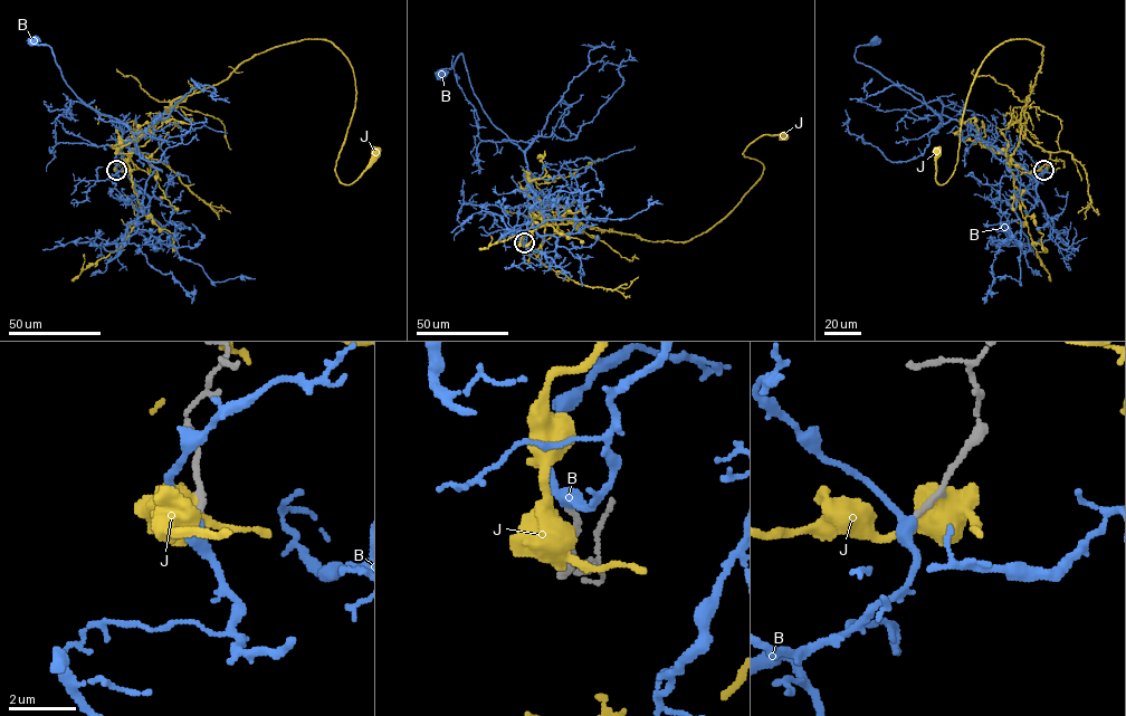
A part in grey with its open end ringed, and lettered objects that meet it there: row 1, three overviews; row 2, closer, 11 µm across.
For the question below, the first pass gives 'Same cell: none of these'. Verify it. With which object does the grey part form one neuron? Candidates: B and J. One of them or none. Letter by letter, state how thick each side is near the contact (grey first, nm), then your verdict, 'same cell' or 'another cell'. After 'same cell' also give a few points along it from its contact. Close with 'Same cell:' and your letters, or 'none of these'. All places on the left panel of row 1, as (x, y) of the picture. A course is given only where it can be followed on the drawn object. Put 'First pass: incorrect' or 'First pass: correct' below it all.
B: 190/360 nm | same cell | via (116, 170), (118, 177), (126, 173), (121, 152), (120, 124), (86, 105), (61, 77), (51, 48), (35, 40)
J: 240/550 nm | another cell
Same cell: B
First pass: incorrect

